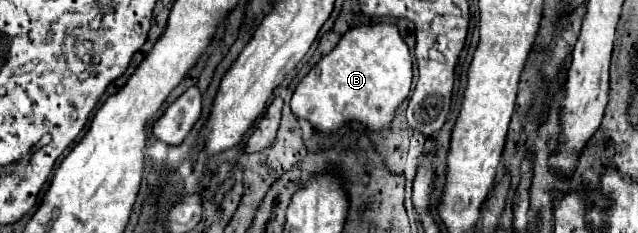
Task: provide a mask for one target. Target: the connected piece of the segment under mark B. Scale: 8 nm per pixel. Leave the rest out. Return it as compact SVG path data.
M394 23L362 25L346 31L338 45L324 55L298 83L290 107L322 133L336 131L342 123L354 119L368 125L370 131L386 127L396 107L408 97L412 81L412 55Z

